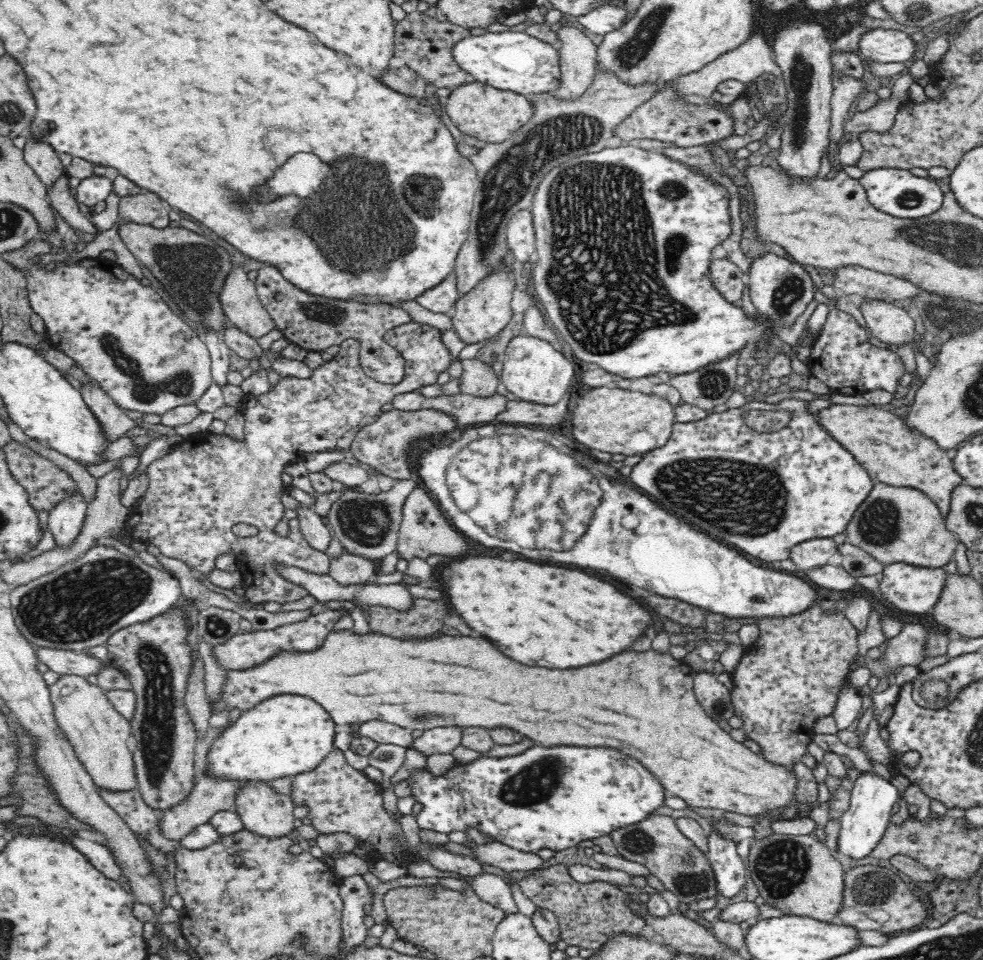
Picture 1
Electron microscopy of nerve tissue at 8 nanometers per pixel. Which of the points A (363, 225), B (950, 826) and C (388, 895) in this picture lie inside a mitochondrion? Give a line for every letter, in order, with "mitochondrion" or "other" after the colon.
A: mitochondrion
B: other
C: other

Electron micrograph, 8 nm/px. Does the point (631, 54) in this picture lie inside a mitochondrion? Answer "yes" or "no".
yes

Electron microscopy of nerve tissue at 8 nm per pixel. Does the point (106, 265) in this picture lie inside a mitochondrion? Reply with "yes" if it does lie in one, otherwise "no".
no

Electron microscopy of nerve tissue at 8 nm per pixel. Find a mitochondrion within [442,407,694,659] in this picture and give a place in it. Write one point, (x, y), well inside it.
(548, 503)

